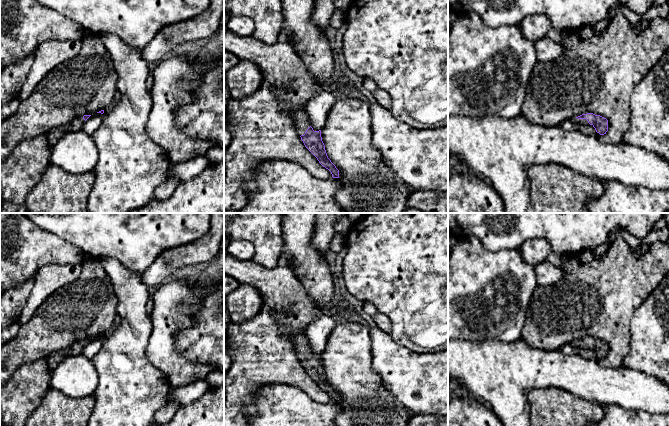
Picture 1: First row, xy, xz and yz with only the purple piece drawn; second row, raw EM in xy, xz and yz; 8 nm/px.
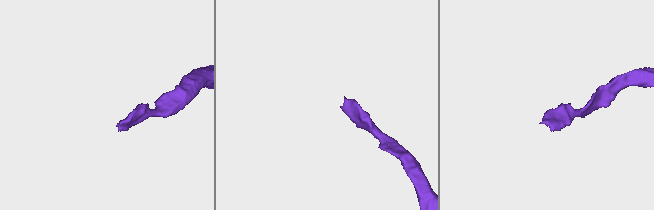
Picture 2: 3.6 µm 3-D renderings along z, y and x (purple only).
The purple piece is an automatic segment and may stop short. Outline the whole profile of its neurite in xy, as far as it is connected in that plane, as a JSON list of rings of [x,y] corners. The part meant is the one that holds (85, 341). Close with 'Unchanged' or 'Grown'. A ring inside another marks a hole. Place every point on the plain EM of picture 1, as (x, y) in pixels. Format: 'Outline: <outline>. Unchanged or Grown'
Outline: [[[84,339],[76,341],[71,346],[56,351],[46,357],[45,360],[47,362],[50,373],[52,373],[53,370],[67,357],[80,355],[82,353],[82,349],[90,340],[91,339]]]. Grown

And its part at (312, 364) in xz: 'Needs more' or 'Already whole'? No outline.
Needs more

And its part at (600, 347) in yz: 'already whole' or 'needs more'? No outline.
needs more

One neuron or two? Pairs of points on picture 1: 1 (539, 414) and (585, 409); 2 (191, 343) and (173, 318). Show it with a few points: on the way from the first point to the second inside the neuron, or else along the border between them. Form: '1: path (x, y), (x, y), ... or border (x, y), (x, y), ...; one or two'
1: path (550, 414), (574, 414); one
2: border (196, 311), (194, 322), (175, 337), (179, 352); two

